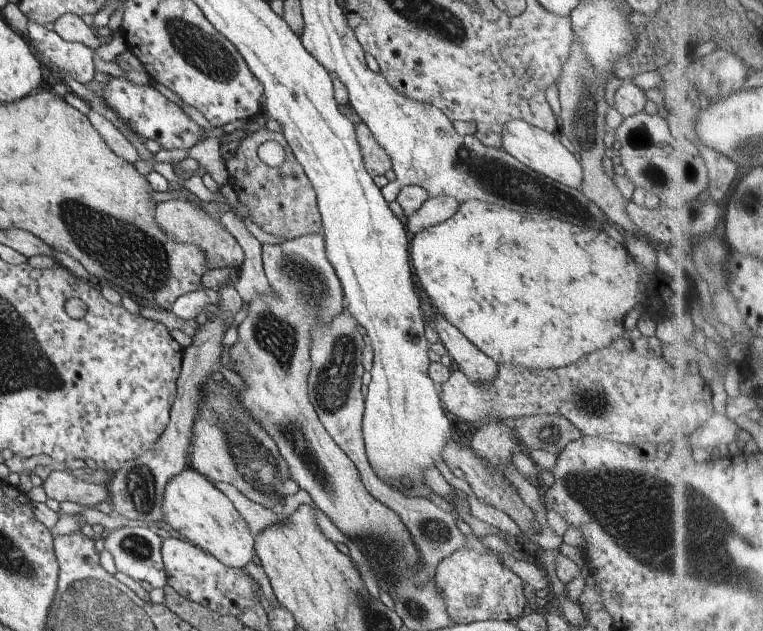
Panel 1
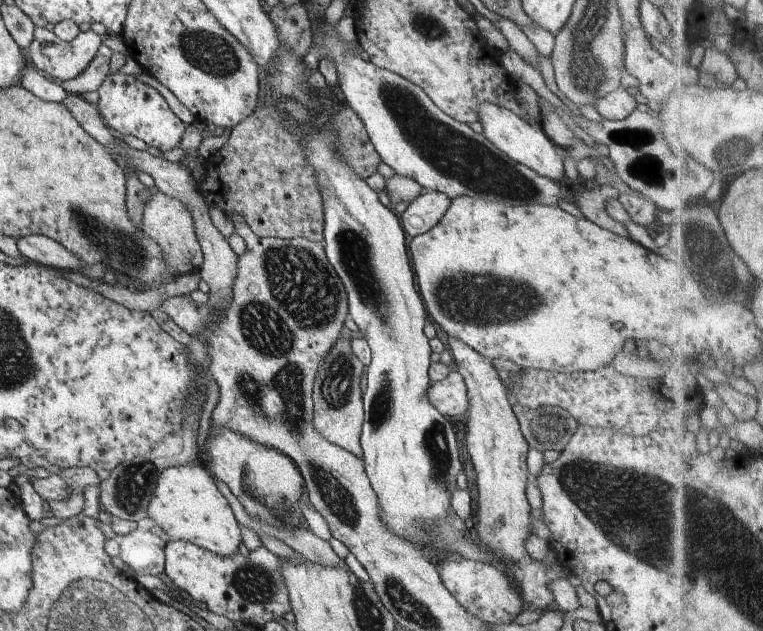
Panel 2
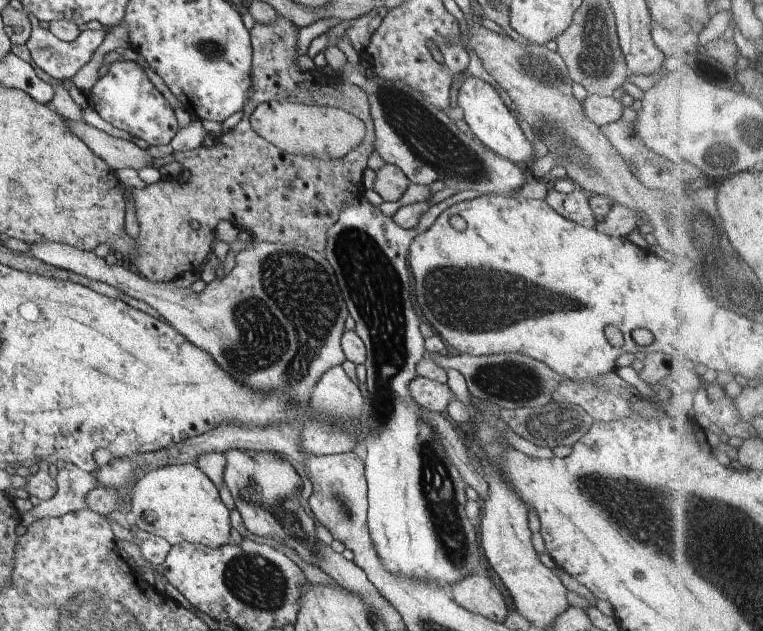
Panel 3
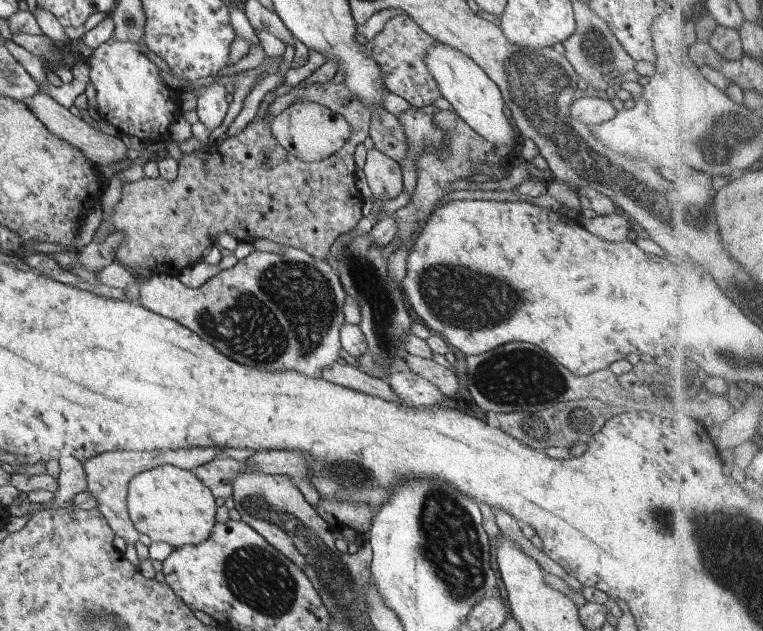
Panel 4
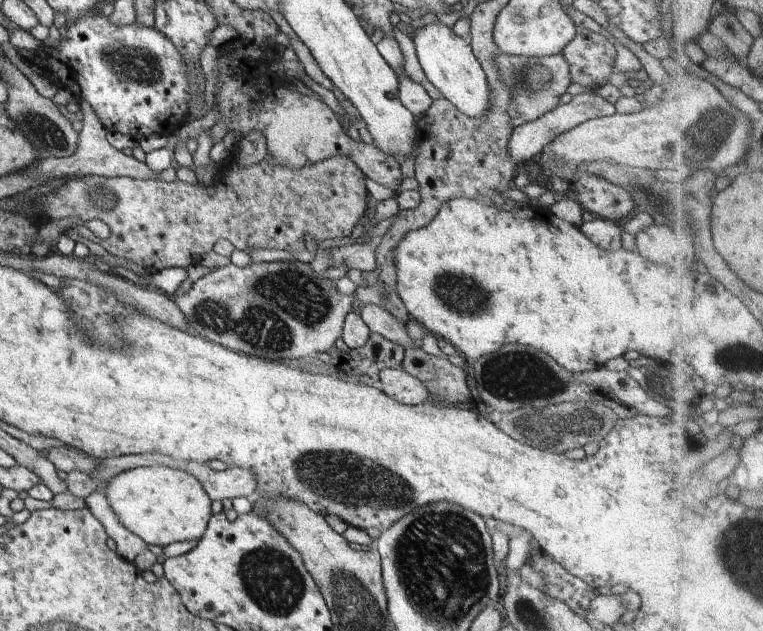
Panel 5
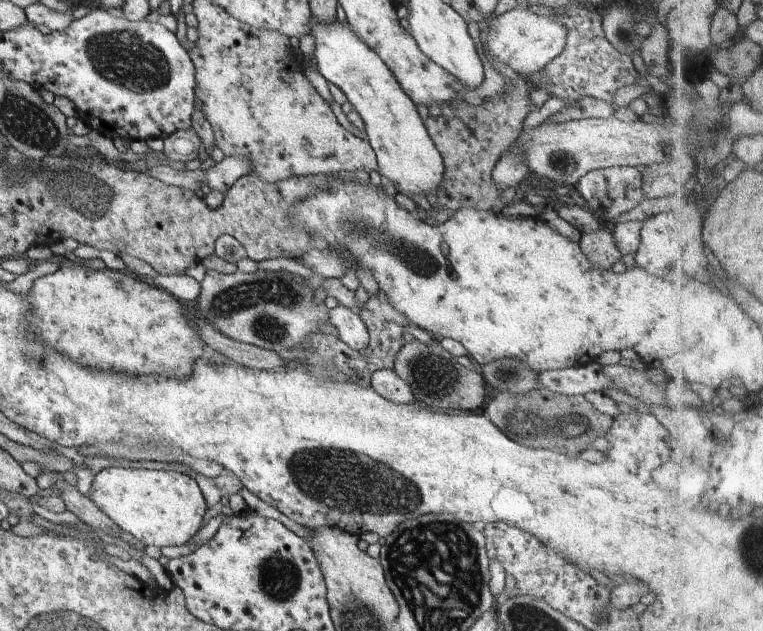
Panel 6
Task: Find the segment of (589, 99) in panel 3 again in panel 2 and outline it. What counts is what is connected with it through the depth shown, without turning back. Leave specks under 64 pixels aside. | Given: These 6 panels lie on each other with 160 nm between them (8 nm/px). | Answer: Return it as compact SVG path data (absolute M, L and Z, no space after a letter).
M617 88L593 104L596 111L605 120L620 121L627 118L639 107L643 107L639 98L634 98L625 89Z

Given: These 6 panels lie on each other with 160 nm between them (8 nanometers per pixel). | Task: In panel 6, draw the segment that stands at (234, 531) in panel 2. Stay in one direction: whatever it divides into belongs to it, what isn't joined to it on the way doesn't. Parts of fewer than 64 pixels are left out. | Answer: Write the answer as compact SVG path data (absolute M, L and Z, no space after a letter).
M108 467L96 473L87 496L122 531L133 534L144 546L182 546L204 524L207 506L198 483L176 471Z

